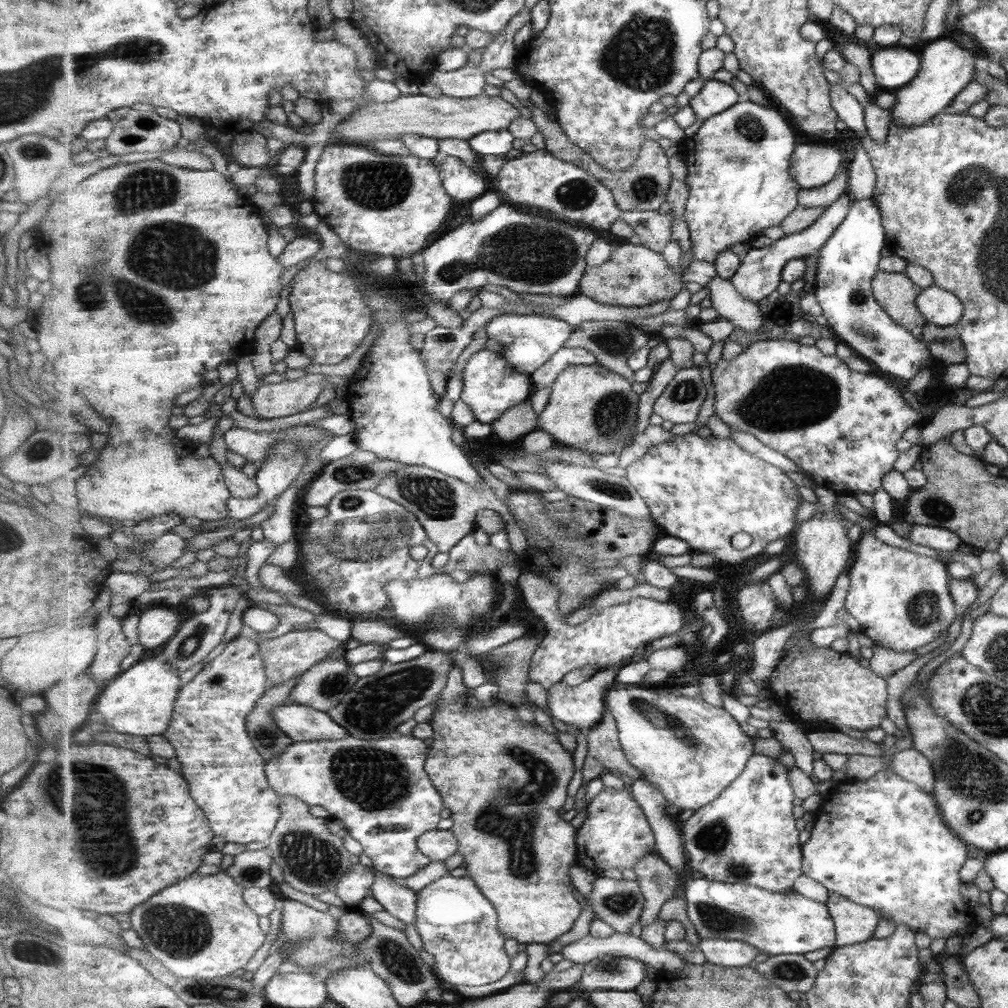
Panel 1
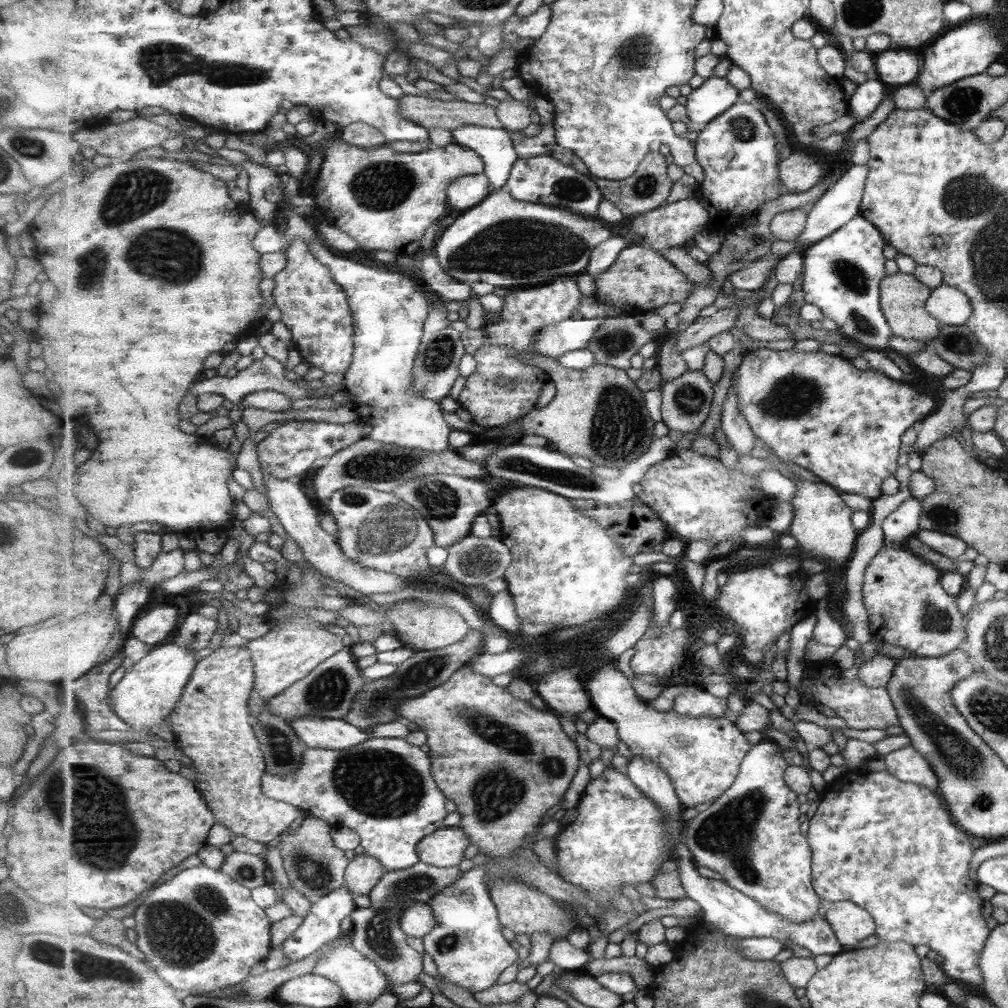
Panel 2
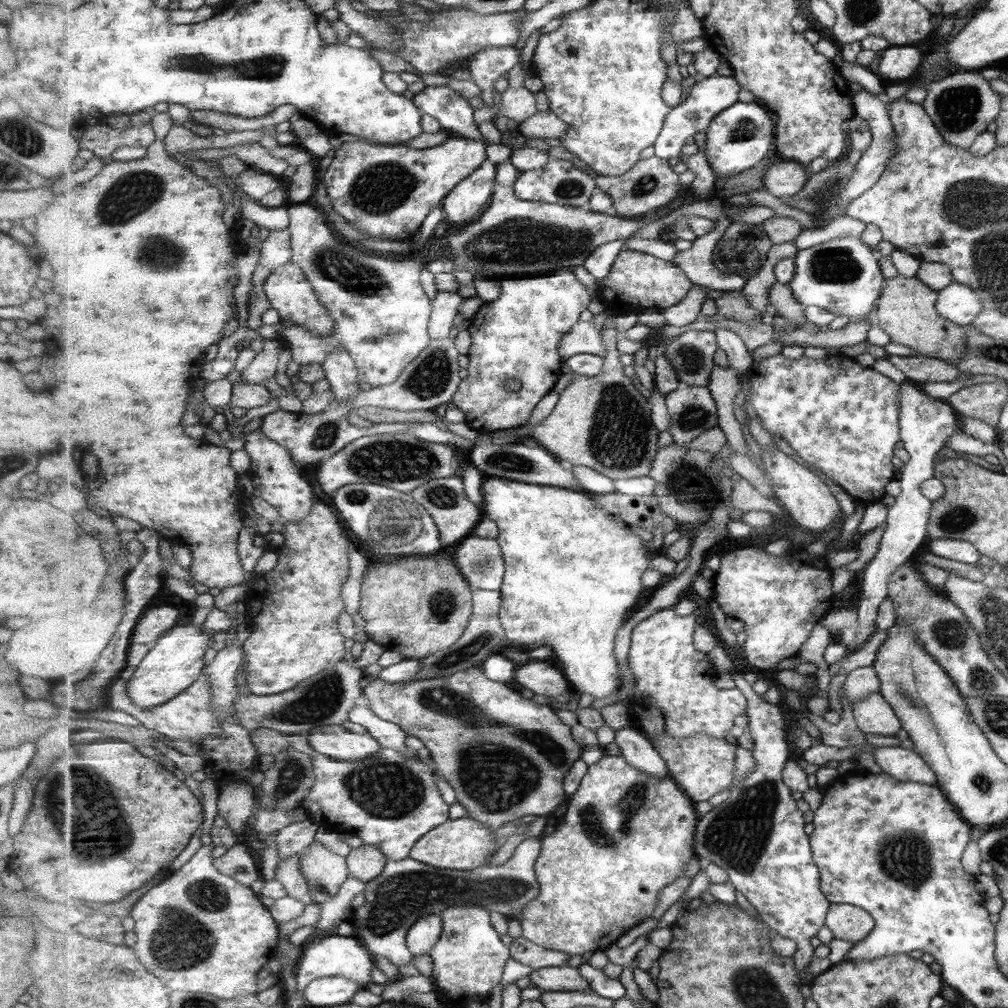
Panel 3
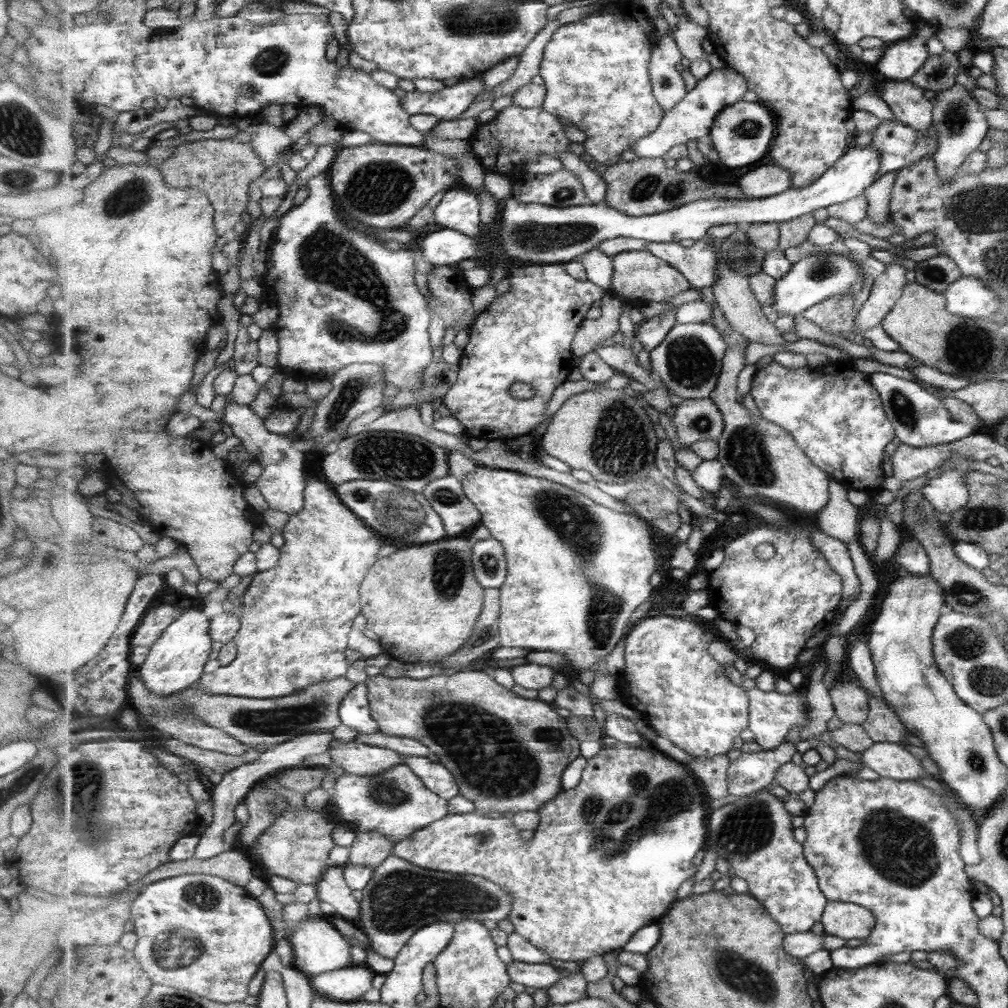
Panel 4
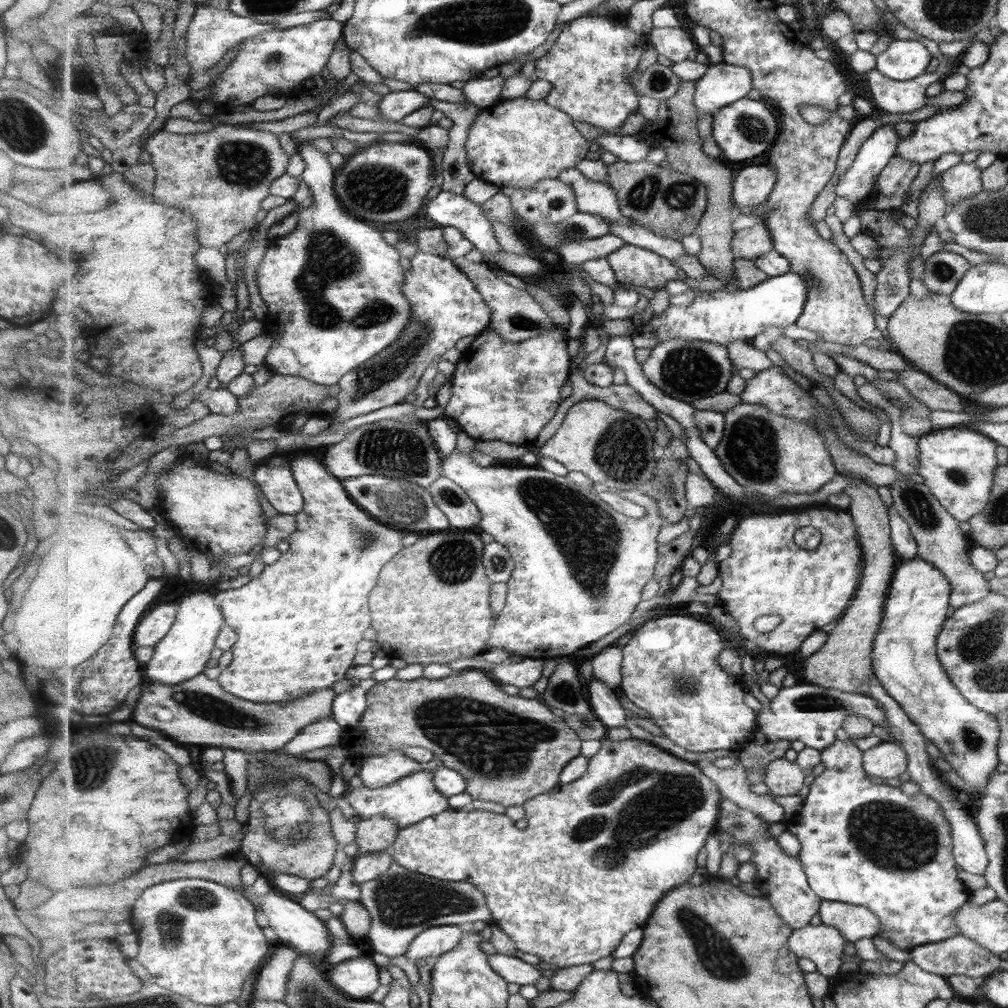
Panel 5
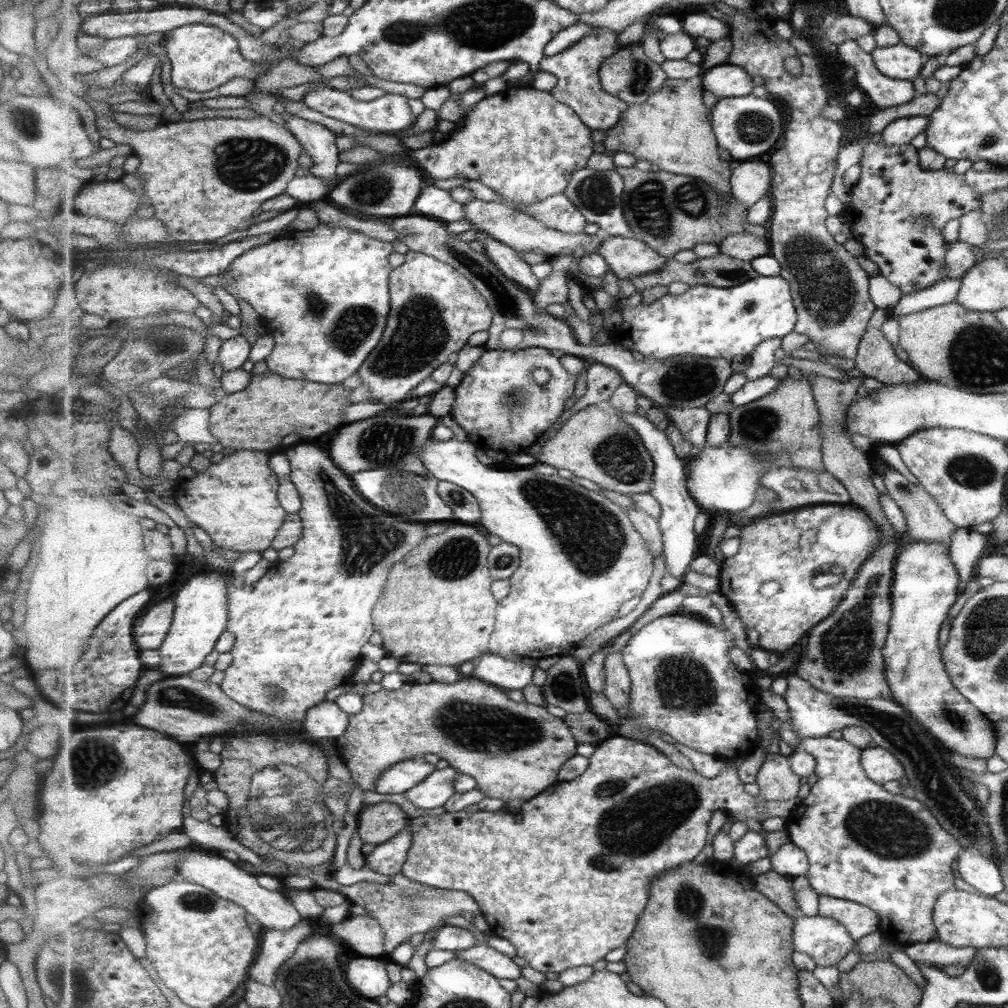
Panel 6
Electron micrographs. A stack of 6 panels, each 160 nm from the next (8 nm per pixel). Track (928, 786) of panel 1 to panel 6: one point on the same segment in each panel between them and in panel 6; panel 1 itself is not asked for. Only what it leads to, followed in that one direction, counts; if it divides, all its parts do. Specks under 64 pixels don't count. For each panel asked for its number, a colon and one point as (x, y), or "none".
2: (905, 764)
3: (905, 765)
4: (890, 760)
5: (886, 760)
6: (881, 766)

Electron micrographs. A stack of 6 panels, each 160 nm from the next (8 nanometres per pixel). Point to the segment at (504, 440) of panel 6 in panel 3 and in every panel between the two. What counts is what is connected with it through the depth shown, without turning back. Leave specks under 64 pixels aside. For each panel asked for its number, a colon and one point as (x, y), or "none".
3: (517, 336)
4: (525, 335)
5: (503, 391)

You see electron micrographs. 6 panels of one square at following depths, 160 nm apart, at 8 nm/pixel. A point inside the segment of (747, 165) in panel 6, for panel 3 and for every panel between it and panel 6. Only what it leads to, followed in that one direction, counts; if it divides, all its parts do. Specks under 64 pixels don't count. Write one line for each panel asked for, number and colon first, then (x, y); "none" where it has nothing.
3: (785, 179)
4: (764, 181)
5: (753, 185)

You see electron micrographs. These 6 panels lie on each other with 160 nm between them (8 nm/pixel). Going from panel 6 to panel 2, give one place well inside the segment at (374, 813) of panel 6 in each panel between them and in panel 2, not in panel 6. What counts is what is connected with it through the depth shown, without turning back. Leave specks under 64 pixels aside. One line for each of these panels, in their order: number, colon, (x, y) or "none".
2: (364, 872)
3: (366, 862)
4: (371, 848)
5: (376, 834)

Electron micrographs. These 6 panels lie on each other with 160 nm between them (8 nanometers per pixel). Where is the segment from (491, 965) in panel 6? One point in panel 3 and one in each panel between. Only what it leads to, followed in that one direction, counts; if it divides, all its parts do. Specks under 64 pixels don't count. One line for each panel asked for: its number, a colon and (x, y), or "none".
3: (562, 978)
4: (538, 976)
5: (514, 970)

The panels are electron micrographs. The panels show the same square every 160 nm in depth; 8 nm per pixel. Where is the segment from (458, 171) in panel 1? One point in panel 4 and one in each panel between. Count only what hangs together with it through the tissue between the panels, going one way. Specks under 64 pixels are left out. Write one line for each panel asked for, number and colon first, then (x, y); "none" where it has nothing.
2: (468, 192)
3: (470, 198)
4: (460, 211)

